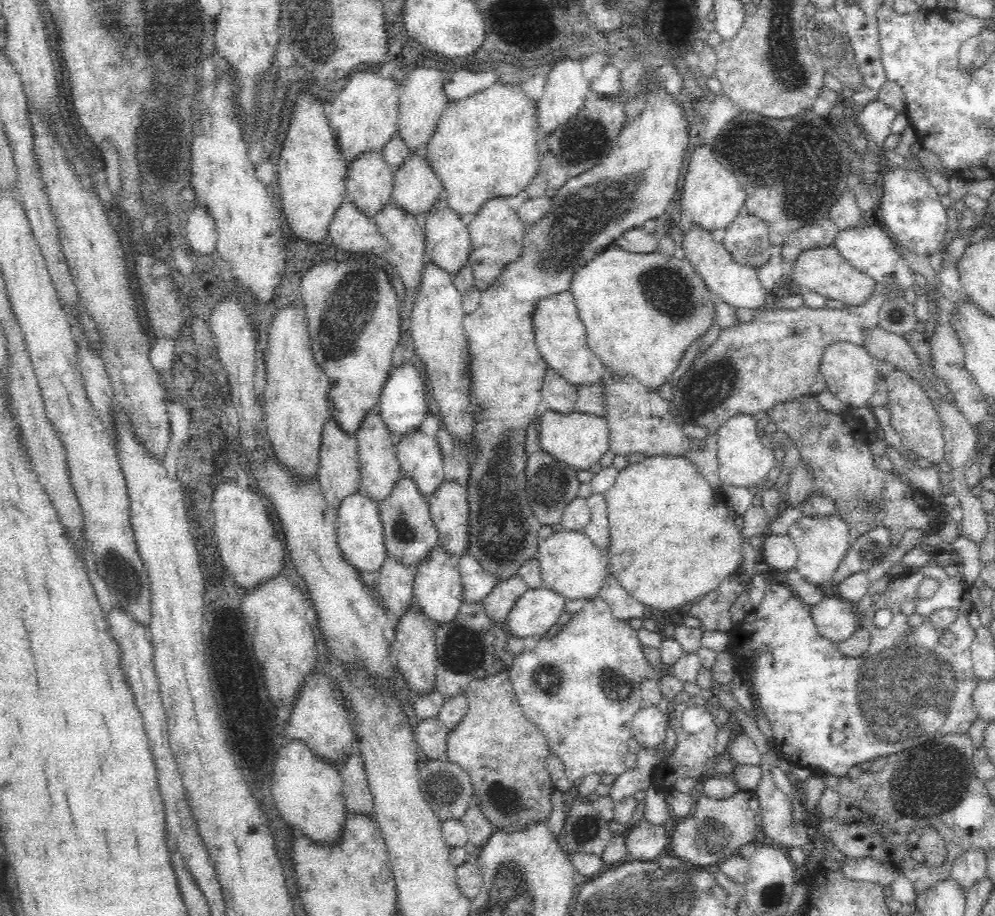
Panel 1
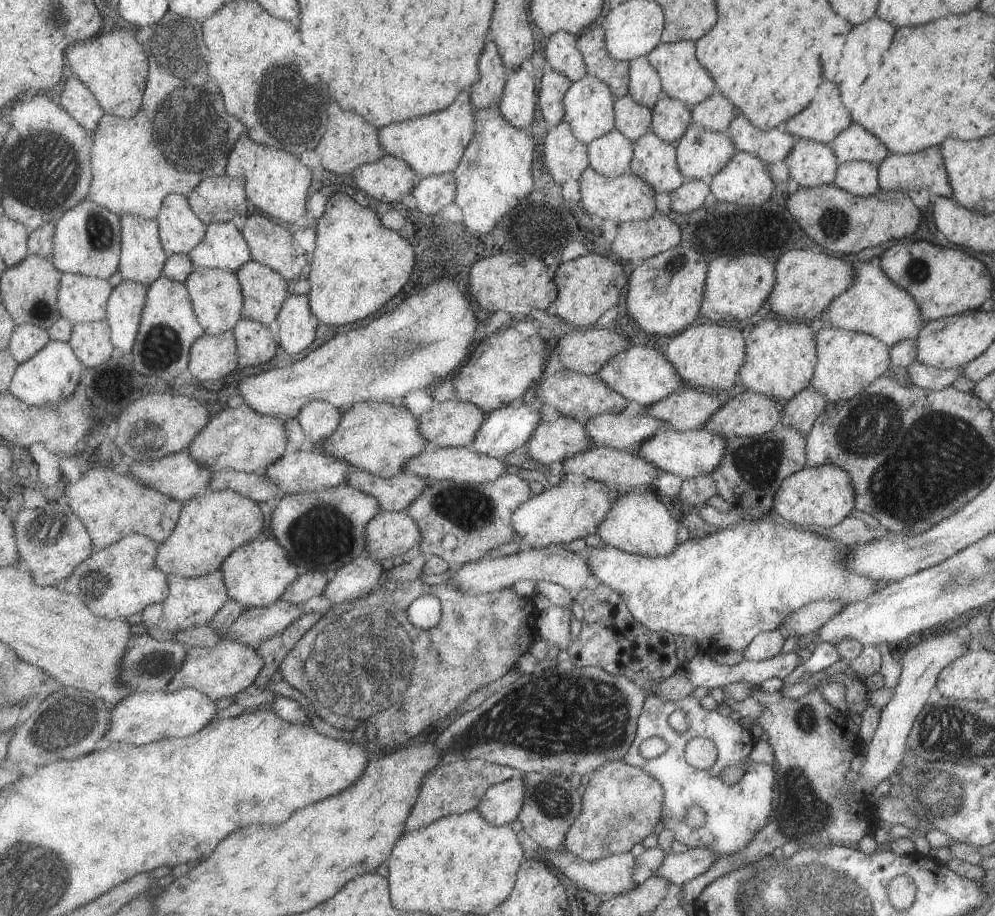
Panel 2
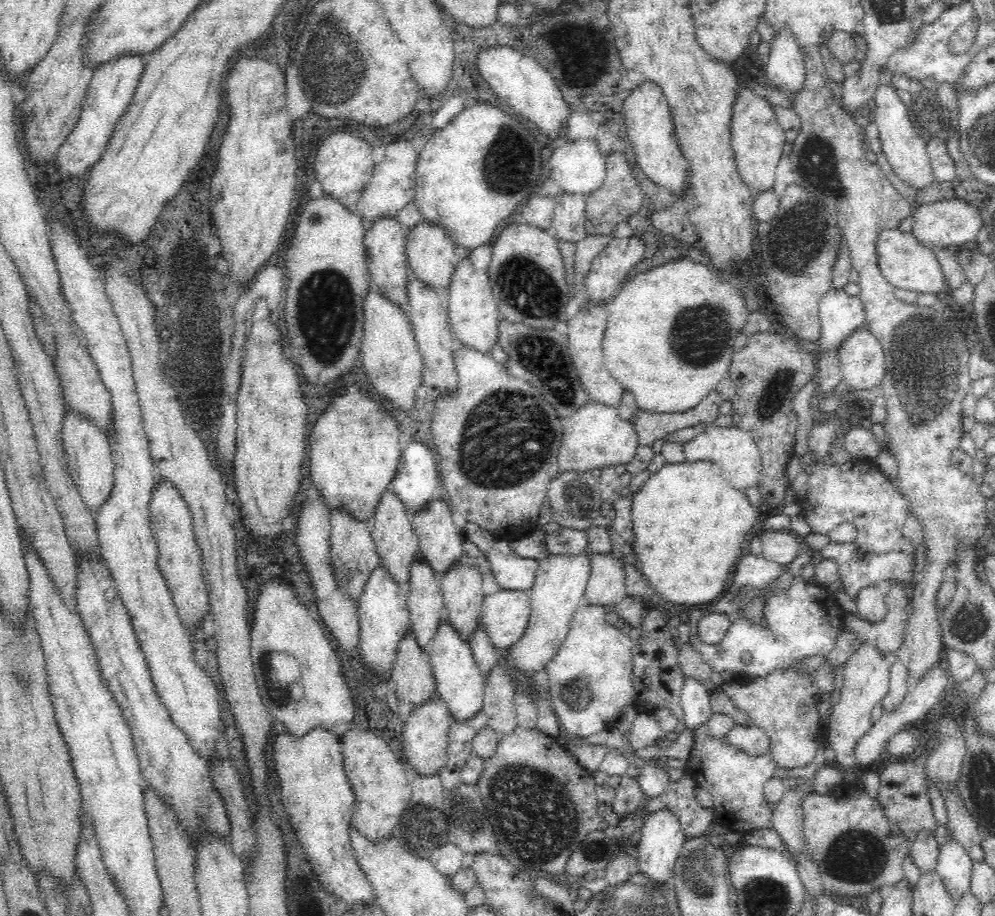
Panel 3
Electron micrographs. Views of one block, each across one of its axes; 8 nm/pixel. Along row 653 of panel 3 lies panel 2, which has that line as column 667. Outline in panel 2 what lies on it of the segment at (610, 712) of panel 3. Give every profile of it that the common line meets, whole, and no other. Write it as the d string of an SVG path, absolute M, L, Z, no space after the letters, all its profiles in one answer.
M769 514L761 518L752 518L749 521L742 521L741 523L735 524L731 527L721 528L715 534L709 534L701 539L687 540L682 544L678 544L674 552L671 552L665 557L643 557L640 555L633 555L625 553L615 549L614 547L605 545L603 549L589 549L583 554L587 562L590 572L599 580L603 585L609 586L611 589L615 589L617 593L623 598L625 605L631 610L632 617L639 621L642 626L645 626L649 631L664 631L671 634L673 637L688 636L694 638L699 650L705 654L713 654L722 649L728 649L731 651L741 651L749 645L749 642L753 638L764 631L773 631L777 627L781 626L782 619L787 614L802 608L809 602L817 600L834 600L838 599L845 605L850 603L857 603L865 600L867 596L873 591L881 590L884 584L873 583L867 578L855 575L854 573L848 572L844 568L844 556L851 547L845 547L840 543L831 541L830 539L818 536L817 534L794 530L793 528L784 528L783 526L777 525Z

